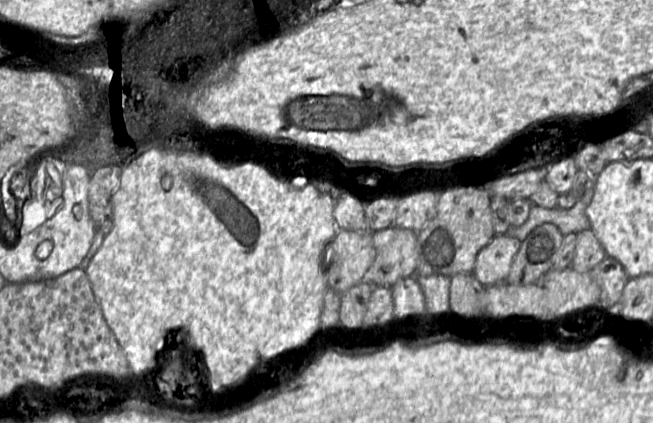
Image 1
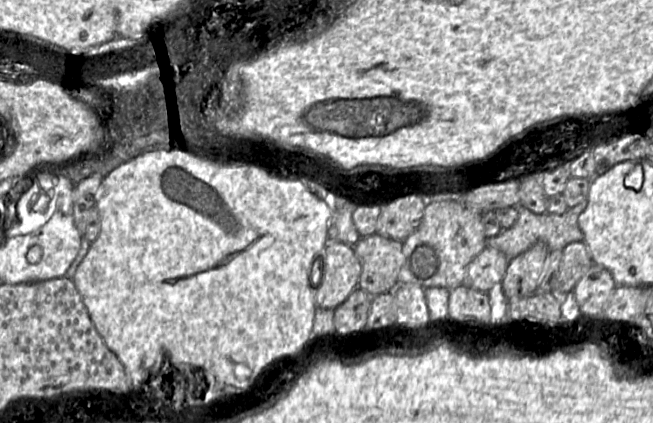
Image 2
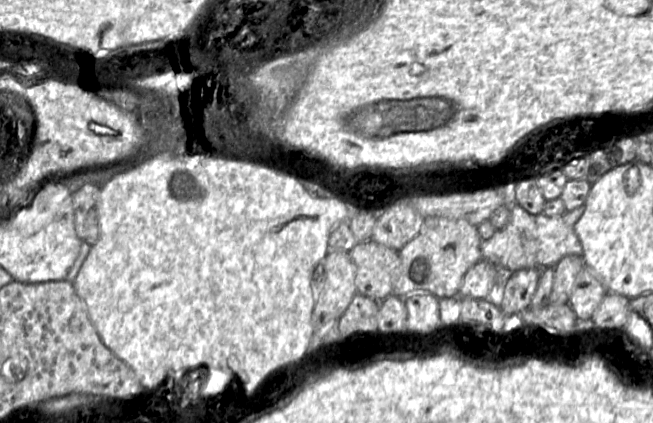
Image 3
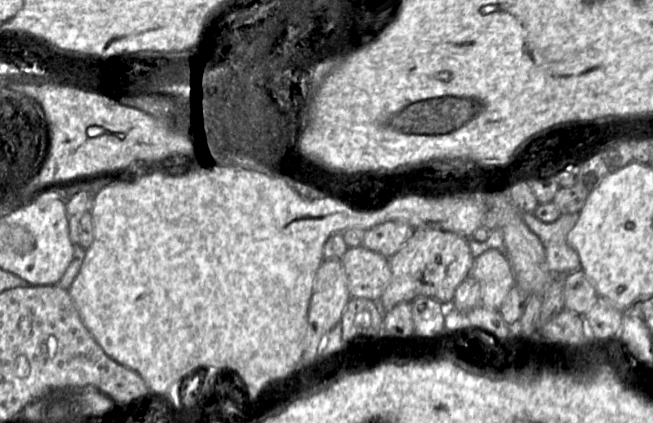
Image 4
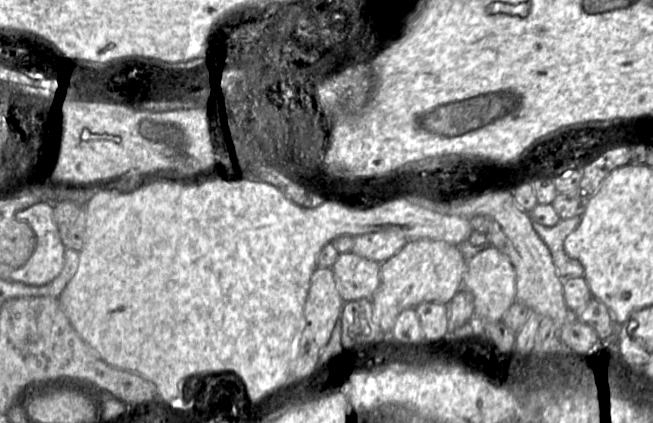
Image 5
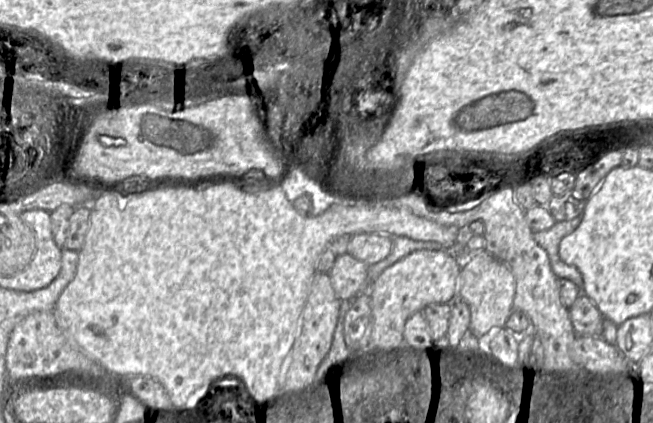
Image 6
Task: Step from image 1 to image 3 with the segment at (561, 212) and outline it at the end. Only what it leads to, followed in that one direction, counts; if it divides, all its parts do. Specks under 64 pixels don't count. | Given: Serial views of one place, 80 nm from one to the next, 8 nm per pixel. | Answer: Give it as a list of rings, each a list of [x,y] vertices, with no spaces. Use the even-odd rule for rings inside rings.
[[[517,203],[510,206],[511,216],[507,225],[496,230],[488,240],[482,240],[482,258],[495,267],[504,267],[511,272],[524,268],[554,268],[565,256],[583,256],[583,248],[574,231],[574,225],[585,211],[585,204],[566,211],[560,216],[532,215]]]

